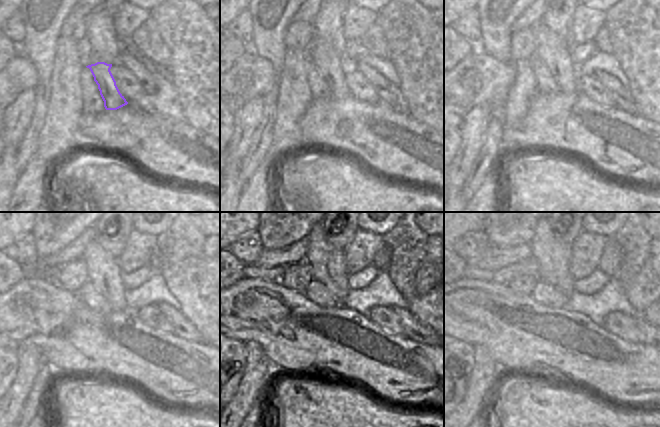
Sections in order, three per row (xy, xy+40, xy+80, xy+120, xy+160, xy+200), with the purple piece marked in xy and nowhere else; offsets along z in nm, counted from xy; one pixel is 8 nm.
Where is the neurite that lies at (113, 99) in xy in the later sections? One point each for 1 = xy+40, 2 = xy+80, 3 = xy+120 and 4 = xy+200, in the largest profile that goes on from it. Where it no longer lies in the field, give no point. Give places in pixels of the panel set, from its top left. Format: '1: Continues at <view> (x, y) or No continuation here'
1: Continues at xy+40 (324, 58)
2: Continues at xy+80 (551, 50)
3: Continues at xy+120 (104, 272)
4: Continues at xy+200 (553, 256)

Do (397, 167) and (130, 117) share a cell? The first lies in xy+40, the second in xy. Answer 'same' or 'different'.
same

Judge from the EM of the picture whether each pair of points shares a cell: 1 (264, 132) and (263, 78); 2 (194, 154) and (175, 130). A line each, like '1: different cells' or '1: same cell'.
1: different cells
2: same cell

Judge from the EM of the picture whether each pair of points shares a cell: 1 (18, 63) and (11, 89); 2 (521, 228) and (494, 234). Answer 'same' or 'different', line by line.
1: same
2: same

